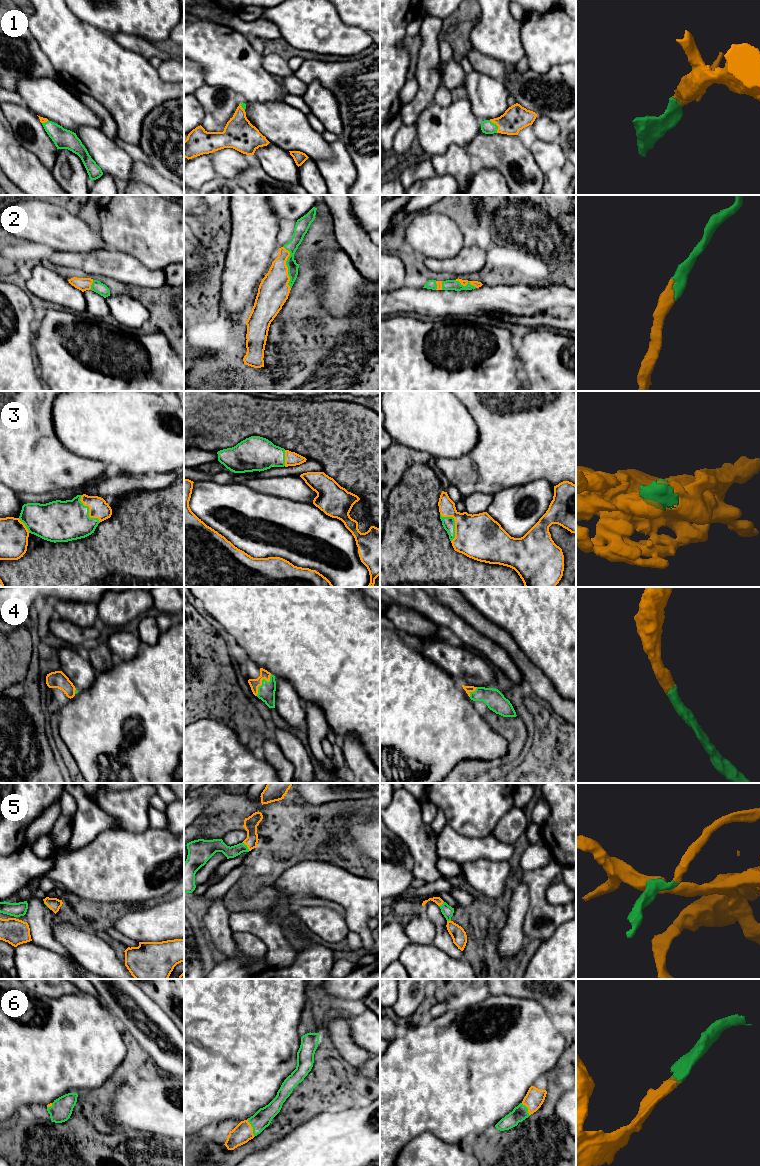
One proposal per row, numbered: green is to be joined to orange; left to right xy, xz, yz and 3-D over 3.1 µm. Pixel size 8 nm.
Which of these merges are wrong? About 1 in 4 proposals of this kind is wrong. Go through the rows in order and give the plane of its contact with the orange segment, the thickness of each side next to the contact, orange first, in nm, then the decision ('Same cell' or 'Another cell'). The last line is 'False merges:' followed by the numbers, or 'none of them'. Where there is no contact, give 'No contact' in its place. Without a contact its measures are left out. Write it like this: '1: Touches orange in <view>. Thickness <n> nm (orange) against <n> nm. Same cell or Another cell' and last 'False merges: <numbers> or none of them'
1: Touches orange in yz. Thickness 200 nm (orange) against 110 nm. Same cell
2: Touches orange in xz. Thickness 240 nm (orange) against 90 nm. Same cell
3: Touches orange in yz. Thickness 360 nm (orange) against 100 nm. Same cell
4: Touches orange in xz. Thickness 80 nm (orange) against 140 nm. Same cell
5: Touches orange in xz. Thickness 110 nm (orange) against 110 nm. Same cell
6: Touches orange in xz. Thickness 160 nm (orange) against 150 nm. Same cell
False merges: none of them

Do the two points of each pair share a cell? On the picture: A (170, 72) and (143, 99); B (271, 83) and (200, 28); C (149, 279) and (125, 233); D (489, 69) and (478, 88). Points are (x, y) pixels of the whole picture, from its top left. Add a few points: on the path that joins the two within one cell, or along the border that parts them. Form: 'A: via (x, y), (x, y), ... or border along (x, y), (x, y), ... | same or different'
A: border along (156, 69), (163, 80), (173, 83) | different
B: via (253, 81), (218, 46) | same
C: border along (118, 250), (132, 255), (150, 269), (161, 270) | different
D: border along (473, 68), (478, 72), (497, 79), (506, 88) | different

